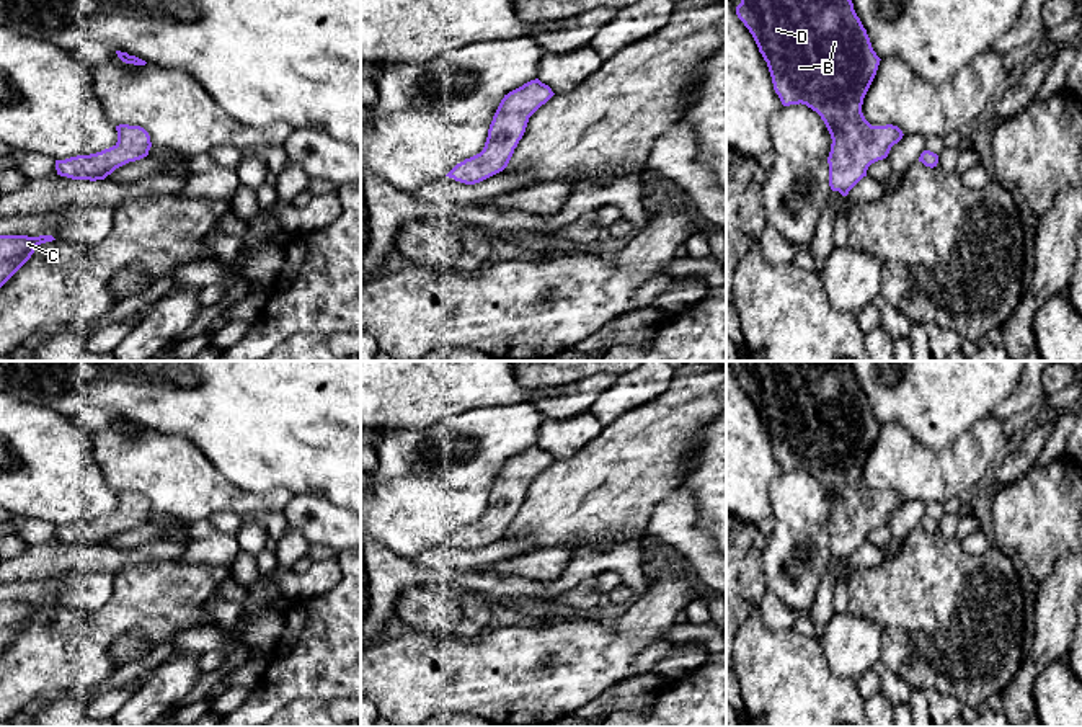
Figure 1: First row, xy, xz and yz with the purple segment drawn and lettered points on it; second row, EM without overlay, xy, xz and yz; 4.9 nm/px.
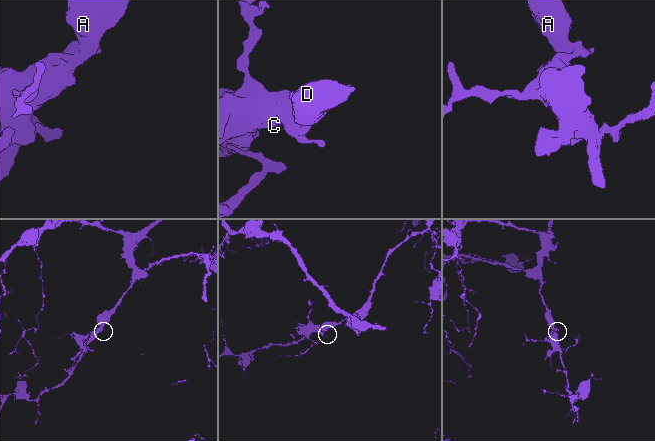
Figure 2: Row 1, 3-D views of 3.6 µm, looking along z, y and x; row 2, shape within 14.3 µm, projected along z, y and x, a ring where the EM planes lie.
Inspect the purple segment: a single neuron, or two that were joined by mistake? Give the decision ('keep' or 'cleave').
keep

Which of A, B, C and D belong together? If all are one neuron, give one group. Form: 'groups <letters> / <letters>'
groups A B C D

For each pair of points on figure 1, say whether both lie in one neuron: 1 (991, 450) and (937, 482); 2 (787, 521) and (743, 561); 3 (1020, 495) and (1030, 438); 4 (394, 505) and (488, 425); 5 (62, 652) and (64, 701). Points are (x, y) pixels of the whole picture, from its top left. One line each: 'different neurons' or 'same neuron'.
1: same neuron
2: different neurons
3: different neurons
4: same neuron
5: different neurons

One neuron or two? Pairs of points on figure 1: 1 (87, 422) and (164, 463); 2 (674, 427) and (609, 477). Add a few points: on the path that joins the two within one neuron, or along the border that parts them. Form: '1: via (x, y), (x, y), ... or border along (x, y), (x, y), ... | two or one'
1: via (106, 435), (133, 461), (144, 461) | one
2: via (658, 437), (625, 469) | one

